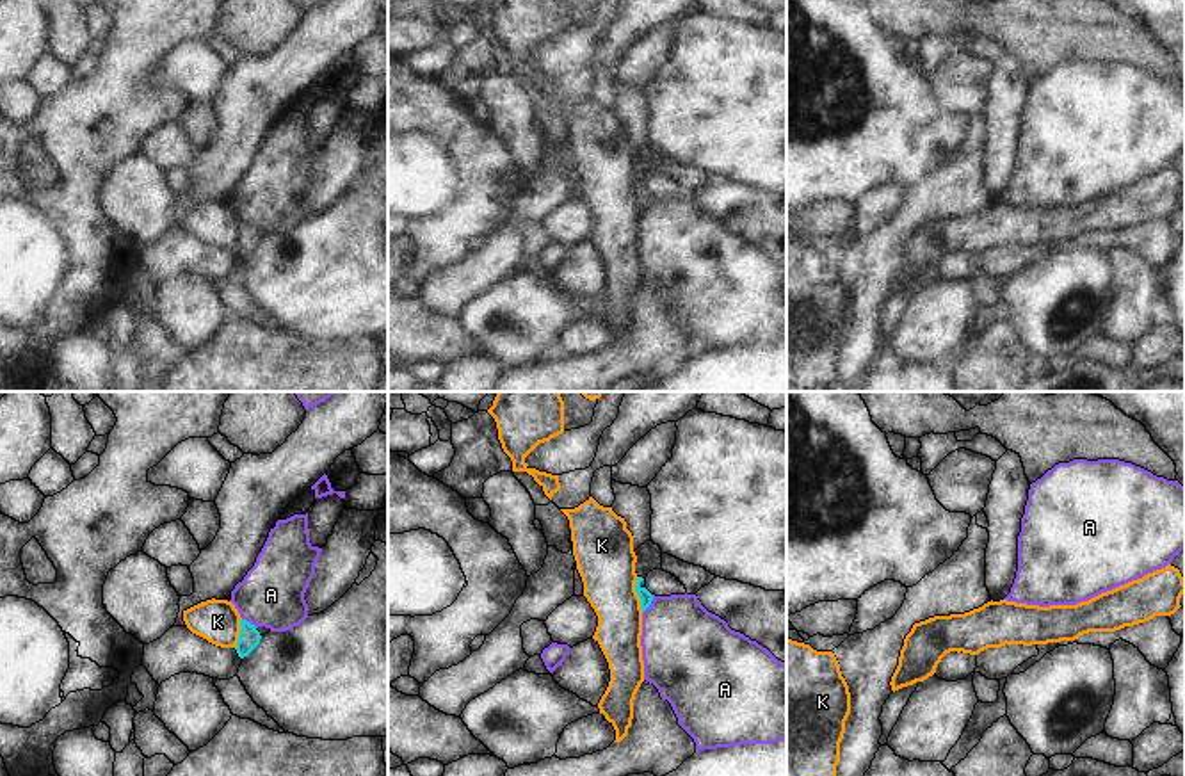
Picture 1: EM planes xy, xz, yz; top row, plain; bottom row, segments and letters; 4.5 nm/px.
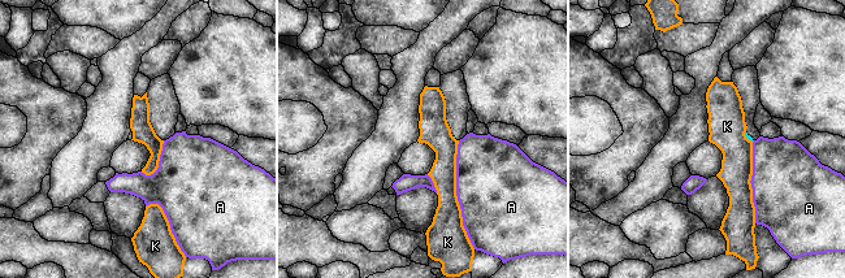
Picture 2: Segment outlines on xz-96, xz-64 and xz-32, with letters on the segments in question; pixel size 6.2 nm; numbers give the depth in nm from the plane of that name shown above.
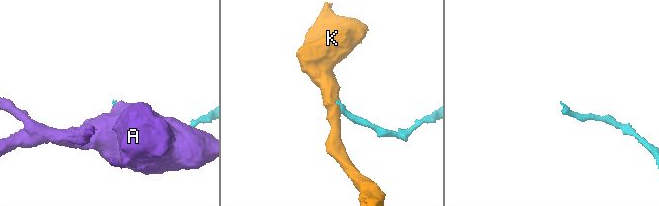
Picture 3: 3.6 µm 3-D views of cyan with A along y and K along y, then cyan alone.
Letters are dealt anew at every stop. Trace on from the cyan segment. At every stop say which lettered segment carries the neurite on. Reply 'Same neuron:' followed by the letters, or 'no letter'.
Same neuron: no letter

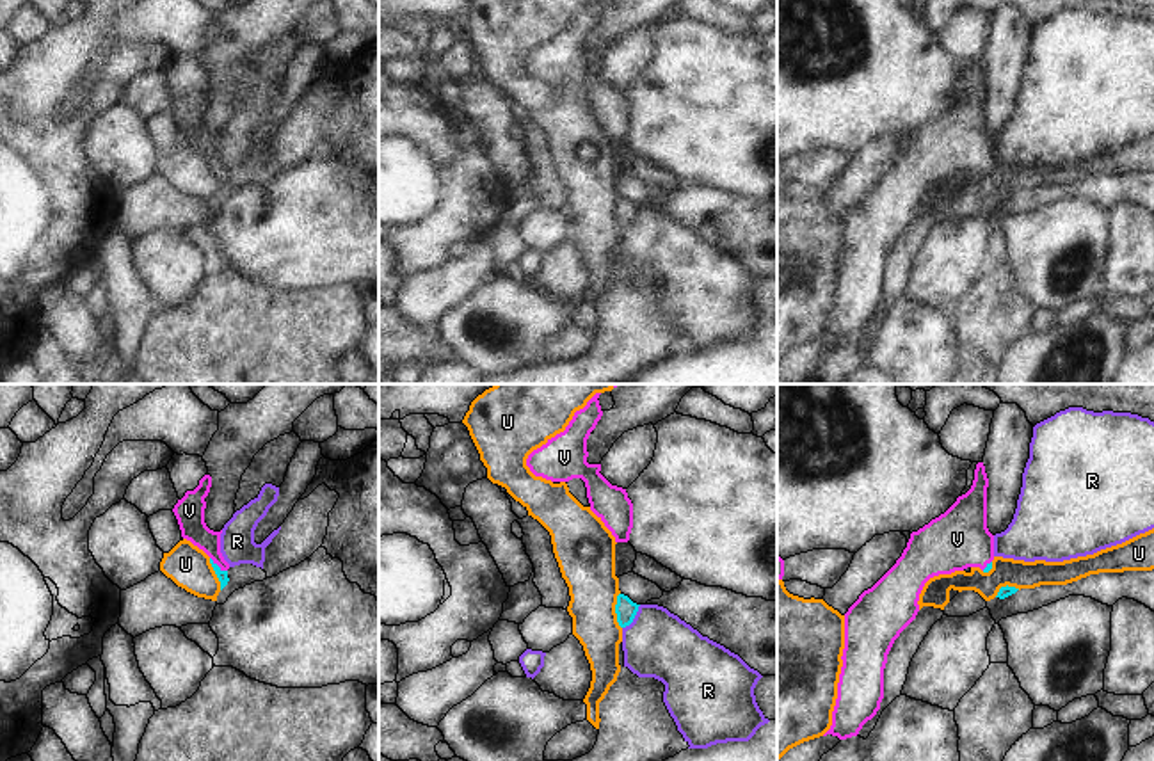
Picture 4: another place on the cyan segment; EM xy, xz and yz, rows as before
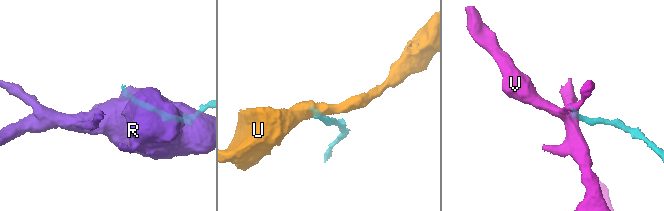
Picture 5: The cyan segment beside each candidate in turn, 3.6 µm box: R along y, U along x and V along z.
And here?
Same neuron: V

